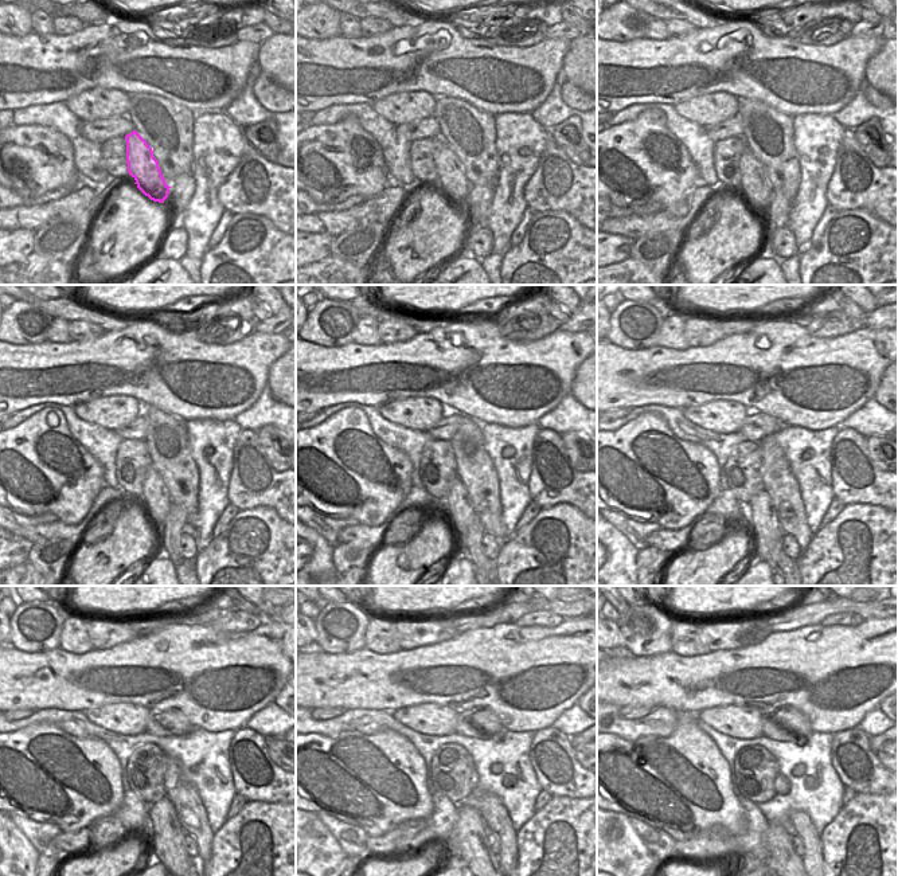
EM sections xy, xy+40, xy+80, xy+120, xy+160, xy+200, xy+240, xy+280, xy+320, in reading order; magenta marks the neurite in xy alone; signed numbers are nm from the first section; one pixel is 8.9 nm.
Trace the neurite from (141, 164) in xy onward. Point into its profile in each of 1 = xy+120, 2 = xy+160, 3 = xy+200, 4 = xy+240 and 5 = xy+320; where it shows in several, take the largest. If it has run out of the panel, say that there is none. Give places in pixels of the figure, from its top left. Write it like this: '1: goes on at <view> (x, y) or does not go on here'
1: goes on at xy+120 (156, 503)
2: goes on at xy+160 (459, 512)
3: goes on at xy+200 (765, 530)
4: goes on at xy+240 (166, 840)
5: goes on at xy+320 (780, 856)

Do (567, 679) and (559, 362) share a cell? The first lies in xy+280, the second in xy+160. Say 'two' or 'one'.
one

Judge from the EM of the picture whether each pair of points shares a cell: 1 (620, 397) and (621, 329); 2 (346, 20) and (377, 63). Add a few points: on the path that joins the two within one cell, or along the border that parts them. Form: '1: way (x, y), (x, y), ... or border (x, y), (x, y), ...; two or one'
1: border (610, 343), (624, 348), (654, 347); two
2: border (339, 35), (360, 36); two

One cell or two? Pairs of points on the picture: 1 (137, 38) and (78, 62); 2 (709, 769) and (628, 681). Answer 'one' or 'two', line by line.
1: one
2: two

